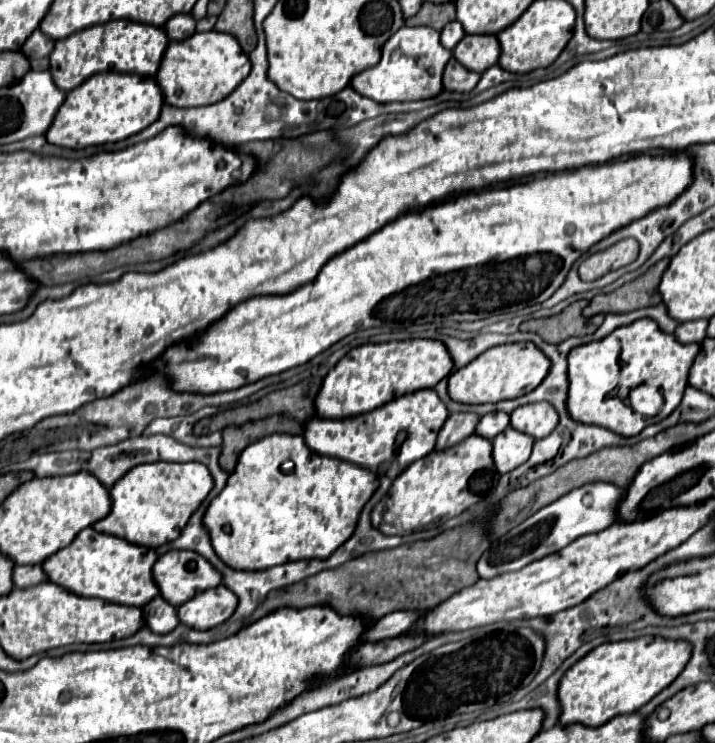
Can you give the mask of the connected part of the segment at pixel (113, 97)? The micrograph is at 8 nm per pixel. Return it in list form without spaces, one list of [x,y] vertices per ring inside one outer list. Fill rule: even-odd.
[[[98,73],[66,95],[66,105],[58,109],[54,125],[46,131],[46,141],[58,147],[84,149],[126,139],[152,125],[162,109],[162,91],[154,77],[138,77],[132,73]]]

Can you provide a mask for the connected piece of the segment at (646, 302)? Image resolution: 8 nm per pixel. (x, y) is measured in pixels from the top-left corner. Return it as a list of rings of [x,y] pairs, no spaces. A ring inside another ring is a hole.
[[[662,259],[656,265],[652,265],[644,275],[622,285],[620,289],[606,295],[596,295],[582,311],[582,315],[592,317],[596,313],[626,313],[662,303],[658,285],[666,267],[668,267],[668,259]]]

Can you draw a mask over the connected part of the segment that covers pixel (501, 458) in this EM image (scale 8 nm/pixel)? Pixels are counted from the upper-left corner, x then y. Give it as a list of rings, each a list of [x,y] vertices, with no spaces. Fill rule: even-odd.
[[[506,427],[506,431],[498,433],[498,437],[492,439],[492,457],[496,471],[508,473],[528,461],[532,453],[532,443],[534,437],[518,433],[514,427]]]

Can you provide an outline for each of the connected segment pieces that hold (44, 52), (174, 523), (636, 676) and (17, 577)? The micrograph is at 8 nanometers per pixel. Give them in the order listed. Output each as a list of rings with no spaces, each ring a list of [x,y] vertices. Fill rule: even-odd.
[[[36,29],[26,43],[22,45],[22,53],[26,53],[28,59],[40,59],[40,57],[48,57],[54,49],[54,41],[50,37],[46,37],[40,29]]]
[[[144,463],[136,465],[120,477],[112,489],[112,509],[106,519],[96,521],[92,527],[98,533],[110,533],[122,537],[136,545],[158,547],[166,541],[172,541],[186,527],[190,515],[212,491],[214,483],[208,469],[202,463]]]
[[[640,637],[632,641],[602,643],[576,661],[560,679],[558,703],[560,725],[588,725],[598,727],[616,715],[634,713],[666,685],[678,677],[690,659],[690,645],[686,641],[664,641],[662,637]]]
[[[24,565],[24,567],[14,569],[12,581],[14,581],[14,587],[26,589],[26,587],[32,587],[32,585],[46,581],[46,575],[44,575],[40,565]]]

